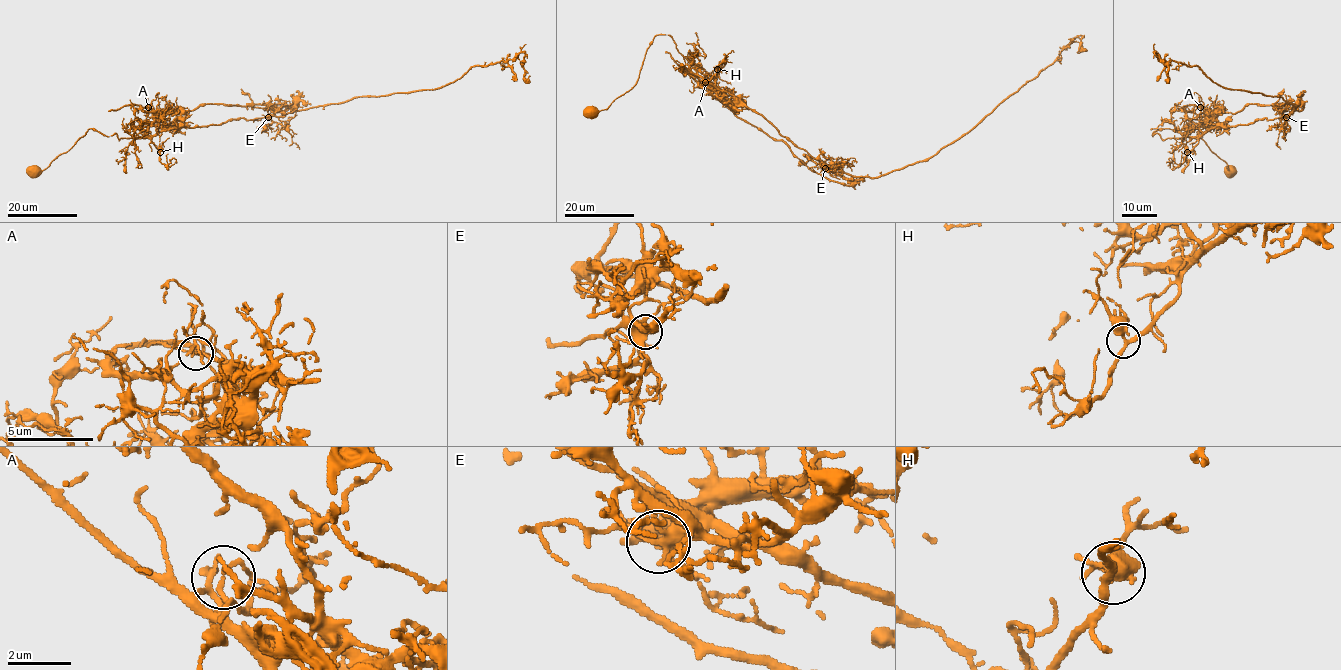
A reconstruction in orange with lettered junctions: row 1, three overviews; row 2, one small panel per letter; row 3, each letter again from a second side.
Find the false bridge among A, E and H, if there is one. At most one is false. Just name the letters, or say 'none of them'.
A

